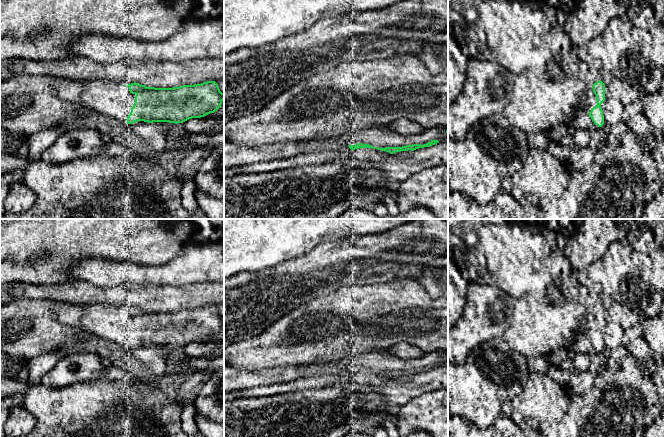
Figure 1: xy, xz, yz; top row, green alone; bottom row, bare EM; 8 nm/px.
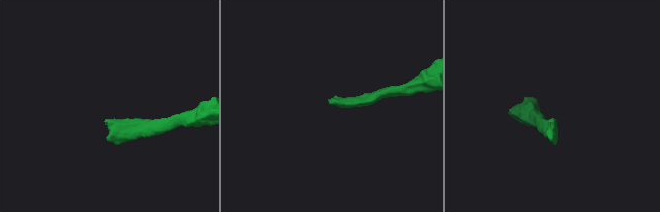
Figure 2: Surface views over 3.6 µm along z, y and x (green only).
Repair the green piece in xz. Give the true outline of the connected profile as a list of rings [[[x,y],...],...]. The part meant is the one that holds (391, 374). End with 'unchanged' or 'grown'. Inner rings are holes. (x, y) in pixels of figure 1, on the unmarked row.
[[[328,363],[307,365],[286,364],[277,367],[267,367],[256,371],[237,371],[230,367],[224,366],[224,392],[273,384],[283,384],[300,378],[338,375],[346,371],[349,371],[351,374],[359,372],[373,372],[393,378],[401,375],[414,375],[416,373],[429,371],[437,367],[439,367],[439,365],[434,363],[424,369],[413,368],[402,371],[377,372],[369,368],[360,367],[356,364],[346,366],[338,366],[336,364]]]; grown

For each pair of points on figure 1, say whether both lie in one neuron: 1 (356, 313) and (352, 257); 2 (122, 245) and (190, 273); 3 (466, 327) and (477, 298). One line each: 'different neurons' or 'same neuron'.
1: different neurons
2: different neurons
3: same neuron

